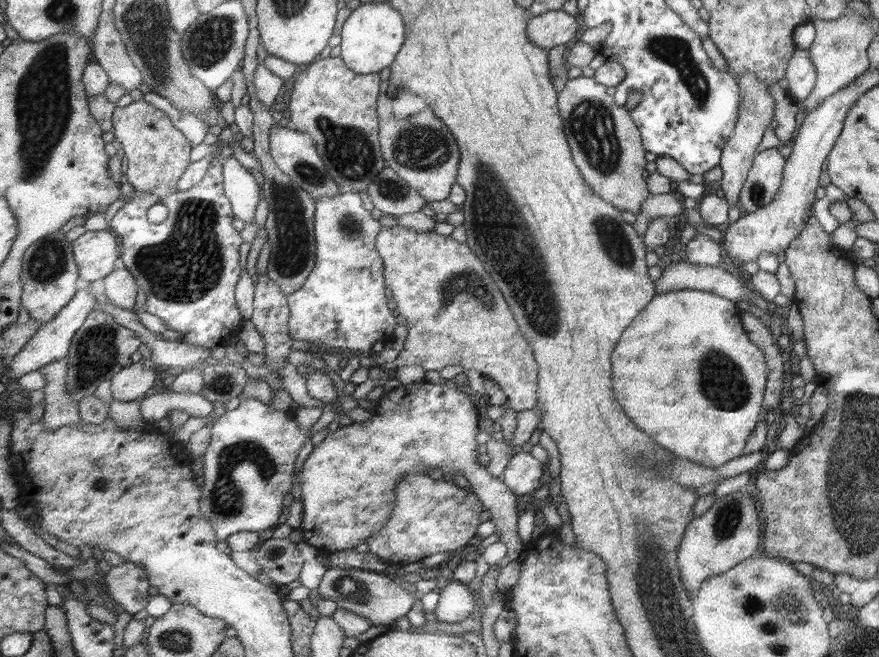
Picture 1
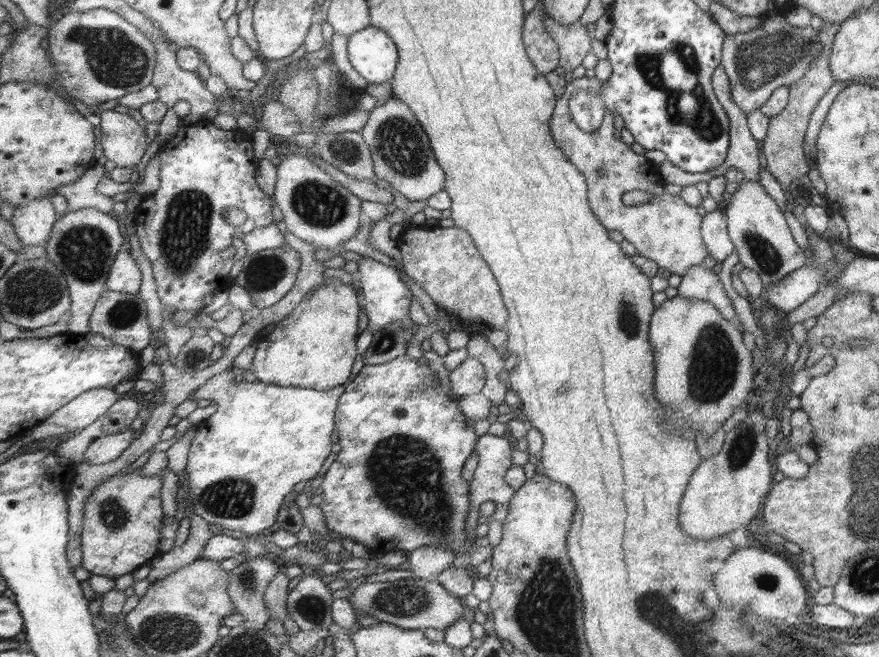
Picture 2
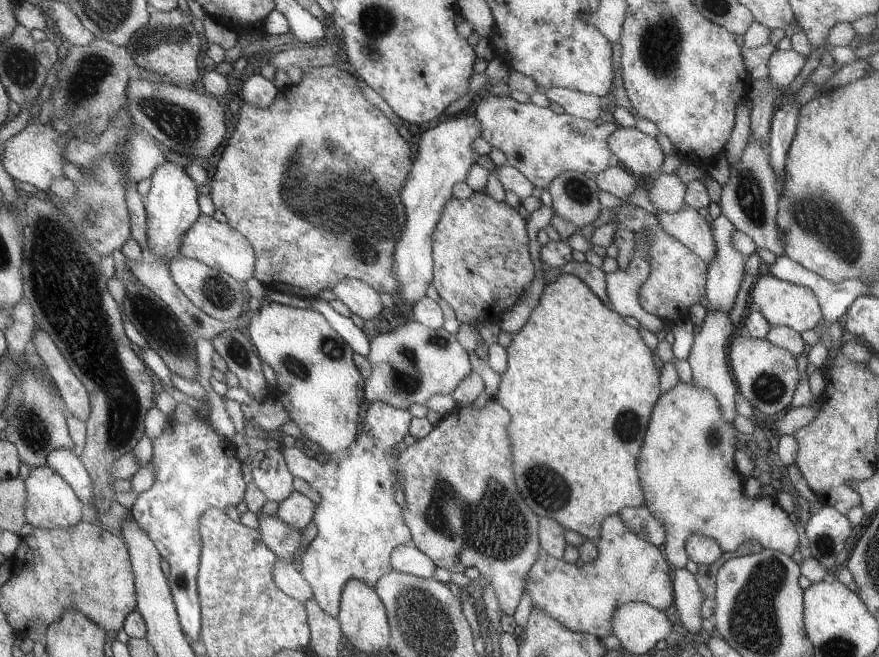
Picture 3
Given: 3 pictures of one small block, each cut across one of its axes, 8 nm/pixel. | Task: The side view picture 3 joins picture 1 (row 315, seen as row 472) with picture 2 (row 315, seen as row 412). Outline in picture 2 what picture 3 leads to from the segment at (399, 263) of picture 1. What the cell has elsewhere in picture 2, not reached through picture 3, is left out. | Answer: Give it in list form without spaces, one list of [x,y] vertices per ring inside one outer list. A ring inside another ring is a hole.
[[[426,205],[410,220],[410,228],[405,230],[403,237],[396,240],[401,252],[400,262],[403,263],[406,274],[426,291],[437,308],[446,310],[452,318],[460,319],[460,321],[466,318],[482,318],[486,326],[494,330],[505,330],[510,313],[503,303],[501,288],[490,265],[483,259],[478,246],[466,230],[456,227],[442,228],[439,220],[440,212]]]

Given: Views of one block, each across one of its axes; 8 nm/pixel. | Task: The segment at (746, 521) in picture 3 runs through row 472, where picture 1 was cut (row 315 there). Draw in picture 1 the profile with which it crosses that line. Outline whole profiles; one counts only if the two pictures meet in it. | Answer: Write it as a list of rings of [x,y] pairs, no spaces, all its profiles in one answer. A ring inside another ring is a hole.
[[[696,289],[680,290],[678,292],[657,293],[656,298],[644,307],[643,311],[632,322],[632,328],[624,332],[624,340],[619,340],[612,354],[612,379],[614,380],[614,393],[620,404],[628,408],[628,416],[636,420],[636,426],[643,429],[654,442],[666,448],[672,456],[694,461],[696,464],[704,465],[707,468],[723,467],[746,452],[748,440],[755,433],[762,412],[762,396],[768,380],[768,364],[762,354],[762,350],[752,341],[744,328],[742,320],[738,318],[738,308],[736,303],[728,300],[727,297],[716,295],[715,293],[702,292]]]

